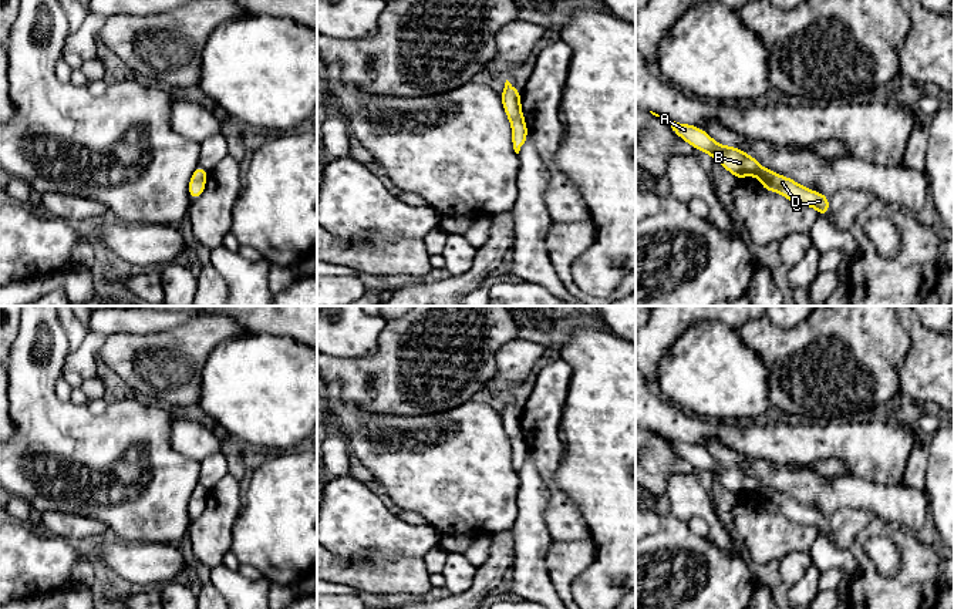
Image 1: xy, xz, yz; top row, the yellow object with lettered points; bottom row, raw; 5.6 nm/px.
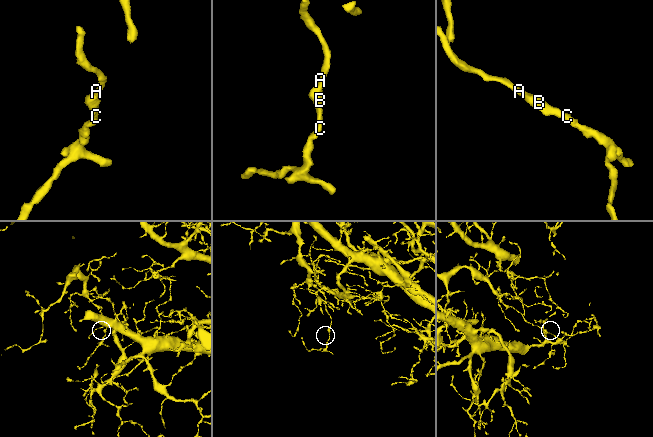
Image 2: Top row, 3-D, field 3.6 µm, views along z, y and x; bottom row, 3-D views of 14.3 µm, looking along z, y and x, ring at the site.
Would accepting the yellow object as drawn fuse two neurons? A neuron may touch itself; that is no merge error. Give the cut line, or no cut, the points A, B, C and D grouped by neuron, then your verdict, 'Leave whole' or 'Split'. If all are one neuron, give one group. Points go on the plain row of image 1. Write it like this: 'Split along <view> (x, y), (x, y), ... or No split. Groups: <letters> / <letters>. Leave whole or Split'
No split. Groups: A B C D. Leave whole

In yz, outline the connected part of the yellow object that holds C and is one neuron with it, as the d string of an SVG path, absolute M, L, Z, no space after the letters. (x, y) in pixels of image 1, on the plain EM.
M665 438L672 450L690 464L701 471L708 471L724 487L727 487L736 498L746 494L756 495L762 499L765 509L779 511L786 518L813 525L820 535L829 531L829 515L818 512L809 507L796 502L793 498L778 494L758 482L755 477L735 465L724 465L715 461L705 450L688 443L680 443Z

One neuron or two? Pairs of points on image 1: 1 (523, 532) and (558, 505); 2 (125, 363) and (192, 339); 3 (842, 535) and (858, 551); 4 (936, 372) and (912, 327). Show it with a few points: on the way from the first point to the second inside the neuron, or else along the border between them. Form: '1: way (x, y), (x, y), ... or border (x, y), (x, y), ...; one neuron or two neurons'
1: border (545, 481), (549, 495), (545, 527), (552, 538); two neurons
2: way (138, 347), (174, 345); one neuron
3: border (873, 518), (848, 548); two neurons
4: way (934, 360), (923, 339); one neuron

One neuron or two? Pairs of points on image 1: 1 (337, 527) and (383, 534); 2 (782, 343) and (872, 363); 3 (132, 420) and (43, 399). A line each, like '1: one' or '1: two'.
1: one
2: one
3: one

